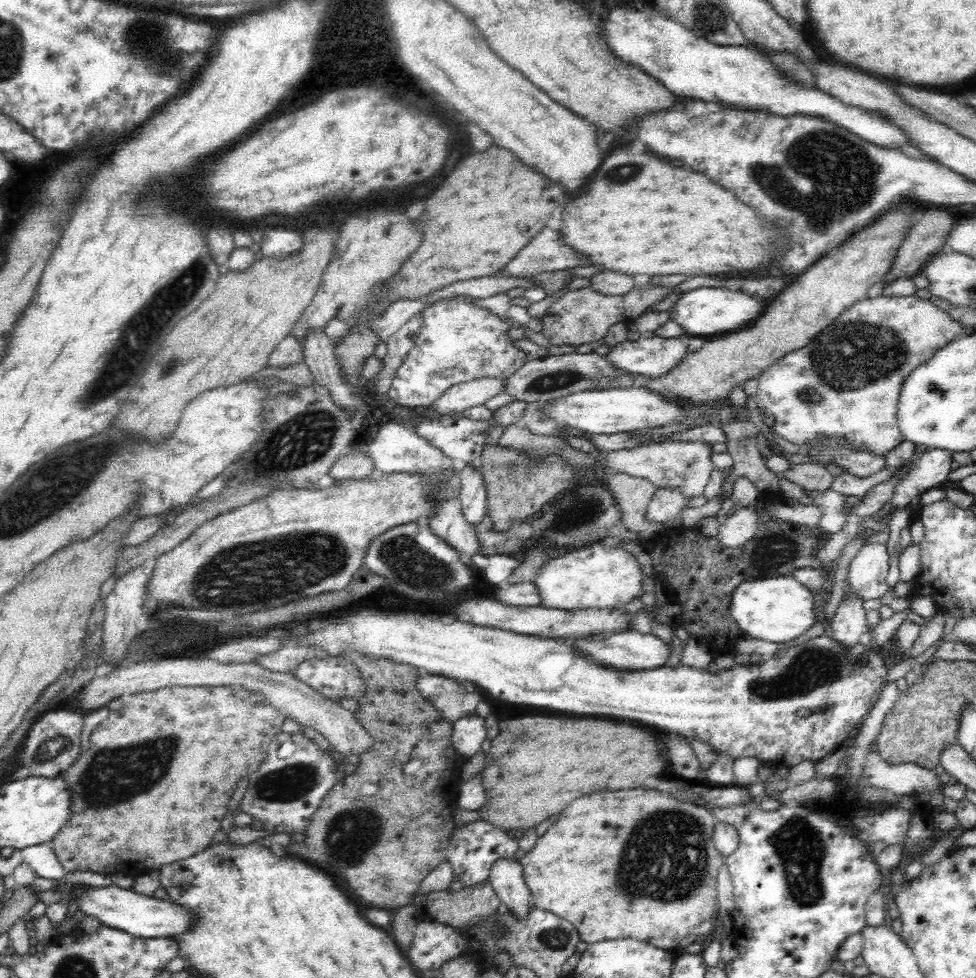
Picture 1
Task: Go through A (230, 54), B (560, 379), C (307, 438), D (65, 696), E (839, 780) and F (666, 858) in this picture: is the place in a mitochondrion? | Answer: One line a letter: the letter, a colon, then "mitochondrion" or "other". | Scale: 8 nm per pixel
A: other
B: mitochondrion
C: mitochondrion
D: other
E: other
F: mitochondrion

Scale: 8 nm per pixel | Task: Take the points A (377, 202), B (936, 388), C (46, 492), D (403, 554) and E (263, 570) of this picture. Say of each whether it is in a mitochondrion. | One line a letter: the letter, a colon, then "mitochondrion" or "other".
A: other
B: mitochondrion
C: mitochondrion
D: mitochondrion
E: mitochondrion

